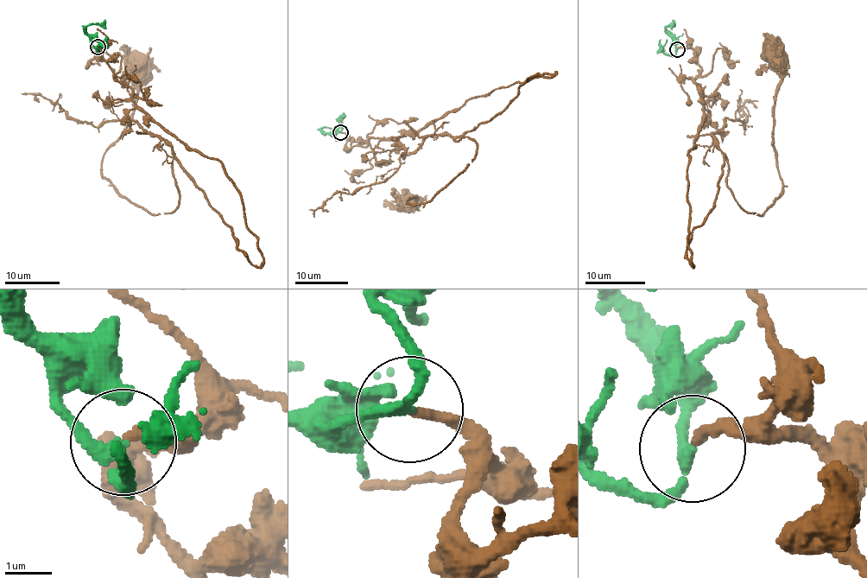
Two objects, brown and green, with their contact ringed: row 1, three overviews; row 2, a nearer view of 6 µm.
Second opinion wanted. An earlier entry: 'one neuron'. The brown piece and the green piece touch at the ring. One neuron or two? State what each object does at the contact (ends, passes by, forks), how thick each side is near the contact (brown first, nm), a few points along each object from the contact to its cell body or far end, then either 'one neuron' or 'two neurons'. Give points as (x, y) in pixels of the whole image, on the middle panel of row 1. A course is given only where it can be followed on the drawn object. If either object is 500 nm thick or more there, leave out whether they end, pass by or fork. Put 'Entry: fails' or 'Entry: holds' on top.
Entry: holds
brown ends there; green passes by; 190 nm thick on the brown side, 200 nm on the other; brown runs (341, 132), (348, 148), (416, 135), (555, 73), (525, 79), (455, 139), (474, 139), (475, 159), (408, 202); green runs (341, 132), (326, 134), (322, 130), (335, 128), (337, 130); one neuron

